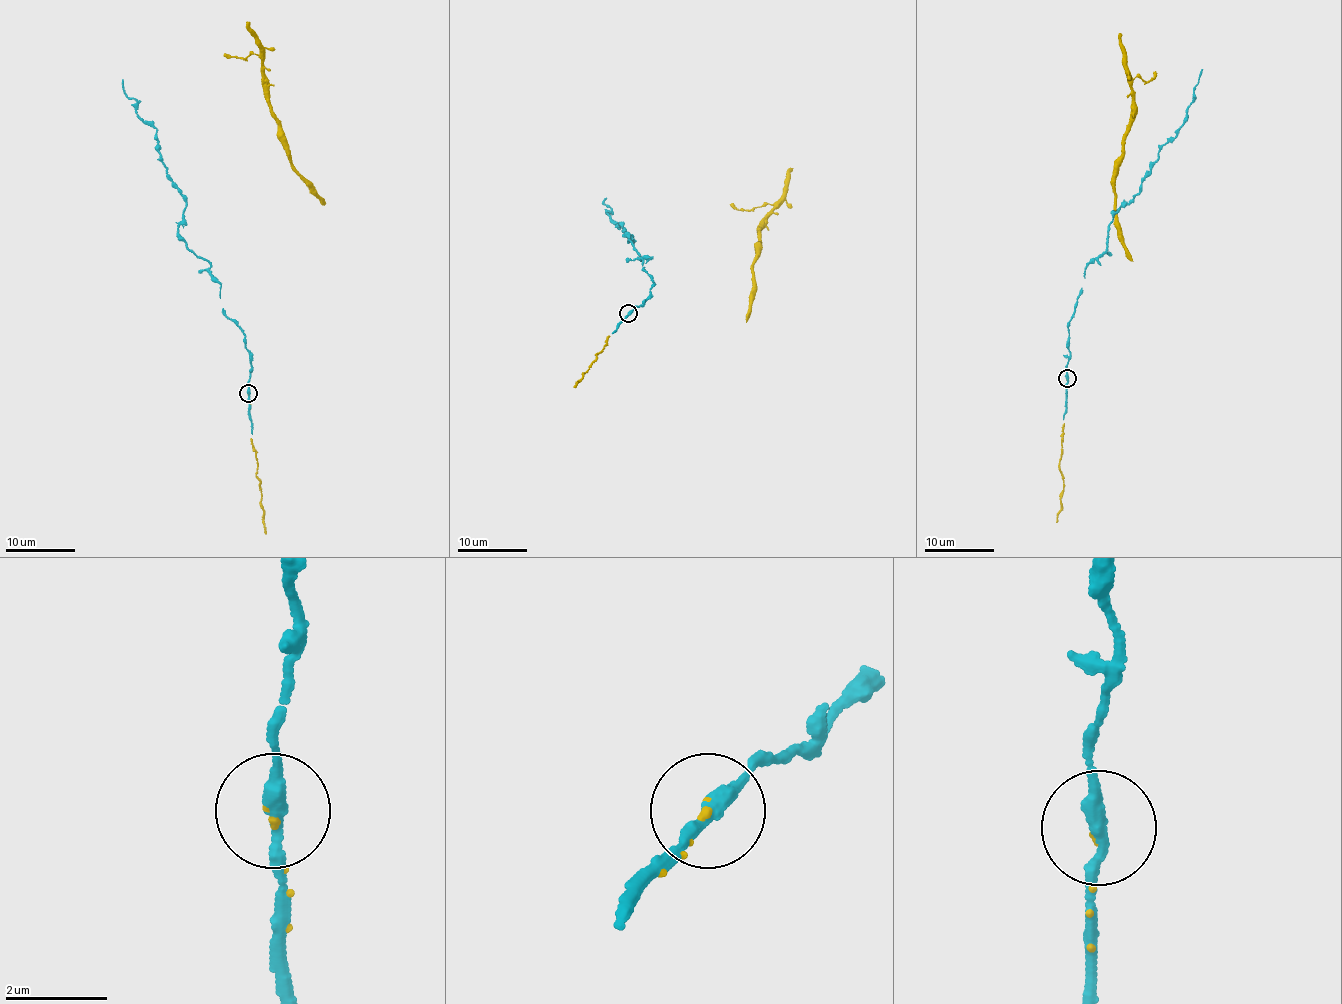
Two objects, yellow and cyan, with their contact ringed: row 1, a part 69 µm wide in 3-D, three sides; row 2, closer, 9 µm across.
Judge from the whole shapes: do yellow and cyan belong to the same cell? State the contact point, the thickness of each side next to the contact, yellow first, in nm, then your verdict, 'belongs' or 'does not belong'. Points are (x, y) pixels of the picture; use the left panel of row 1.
place (248, 393); calibres 60 and 280 nm; belongs

